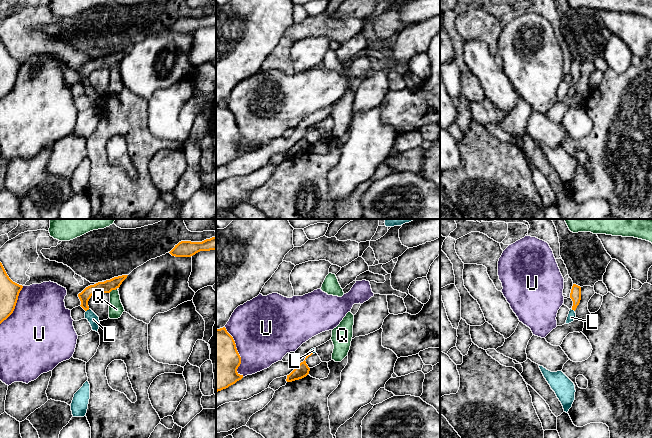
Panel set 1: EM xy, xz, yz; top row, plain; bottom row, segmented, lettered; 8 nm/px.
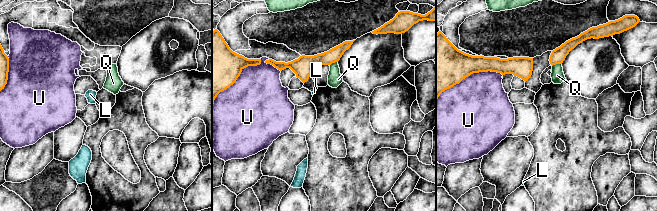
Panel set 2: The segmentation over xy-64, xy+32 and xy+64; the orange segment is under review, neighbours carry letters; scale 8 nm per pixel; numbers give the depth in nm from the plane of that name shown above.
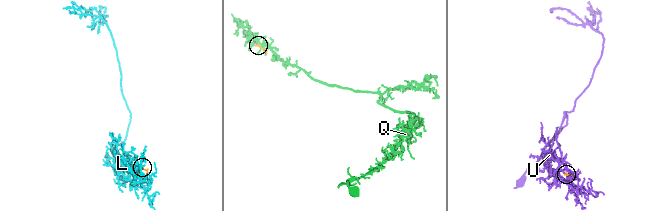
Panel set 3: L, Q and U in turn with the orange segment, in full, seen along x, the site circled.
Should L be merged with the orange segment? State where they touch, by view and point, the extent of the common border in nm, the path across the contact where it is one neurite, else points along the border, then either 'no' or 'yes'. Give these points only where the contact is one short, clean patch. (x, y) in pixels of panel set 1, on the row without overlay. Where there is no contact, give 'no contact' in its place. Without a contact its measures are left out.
meets orange in xy at (87, 85); contact 40 nm long; runs through xy (107, 62), (85, 73), (87, 85), (93, 95); yes

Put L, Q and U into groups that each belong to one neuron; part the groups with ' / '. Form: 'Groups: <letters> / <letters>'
Groups: L / Q / U

